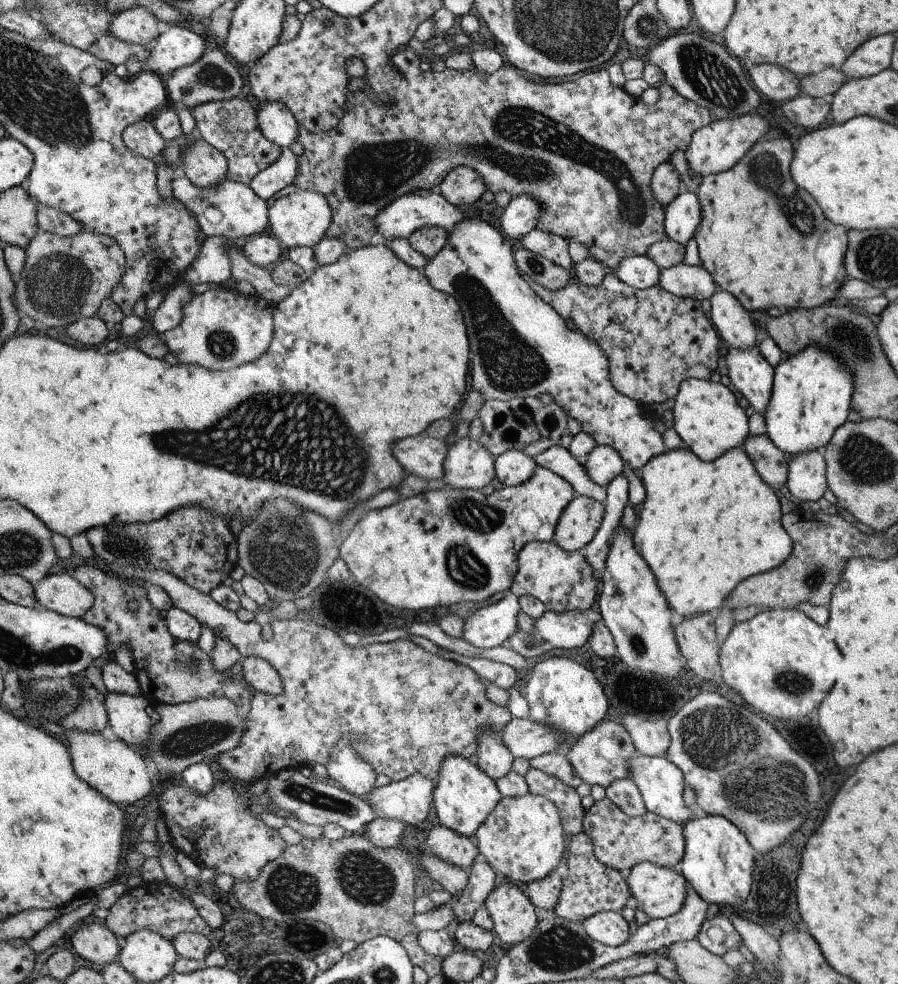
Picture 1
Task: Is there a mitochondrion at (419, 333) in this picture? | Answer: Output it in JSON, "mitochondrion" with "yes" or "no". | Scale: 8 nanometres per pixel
{"mitochondrion":"no"}

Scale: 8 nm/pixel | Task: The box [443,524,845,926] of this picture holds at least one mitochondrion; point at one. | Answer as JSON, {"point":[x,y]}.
{"point":[717,737]}

